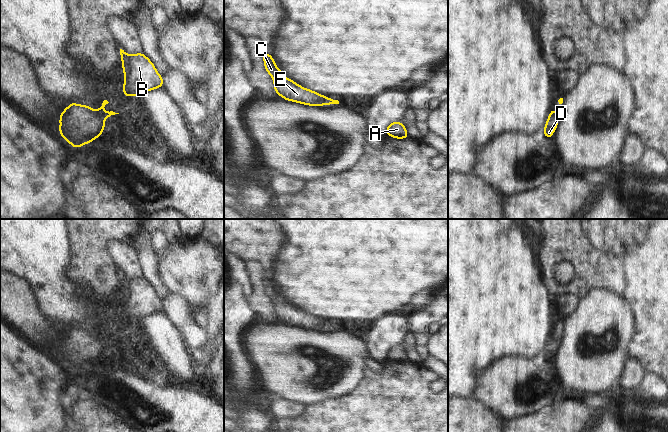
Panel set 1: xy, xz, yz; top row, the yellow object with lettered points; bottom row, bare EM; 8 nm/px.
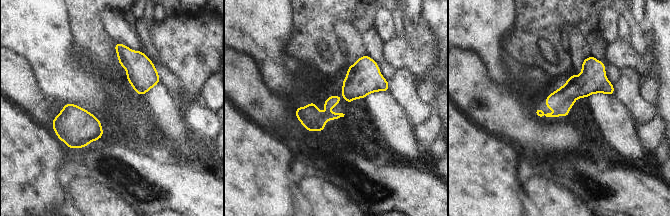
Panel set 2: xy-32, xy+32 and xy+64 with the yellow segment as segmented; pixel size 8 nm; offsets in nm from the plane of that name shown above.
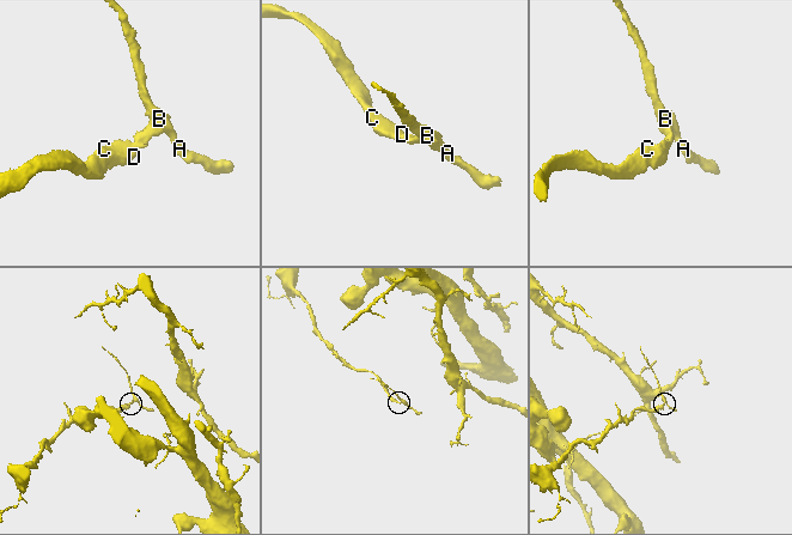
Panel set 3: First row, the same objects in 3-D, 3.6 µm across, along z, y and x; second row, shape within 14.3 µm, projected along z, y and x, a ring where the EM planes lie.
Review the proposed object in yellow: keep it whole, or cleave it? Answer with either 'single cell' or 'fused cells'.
single cell

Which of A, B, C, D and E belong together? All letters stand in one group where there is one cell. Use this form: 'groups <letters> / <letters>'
groups A B C D E

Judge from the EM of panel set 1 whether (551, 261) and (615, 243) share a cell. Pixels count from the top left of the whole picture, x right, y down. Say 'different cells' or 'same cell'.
same cell

